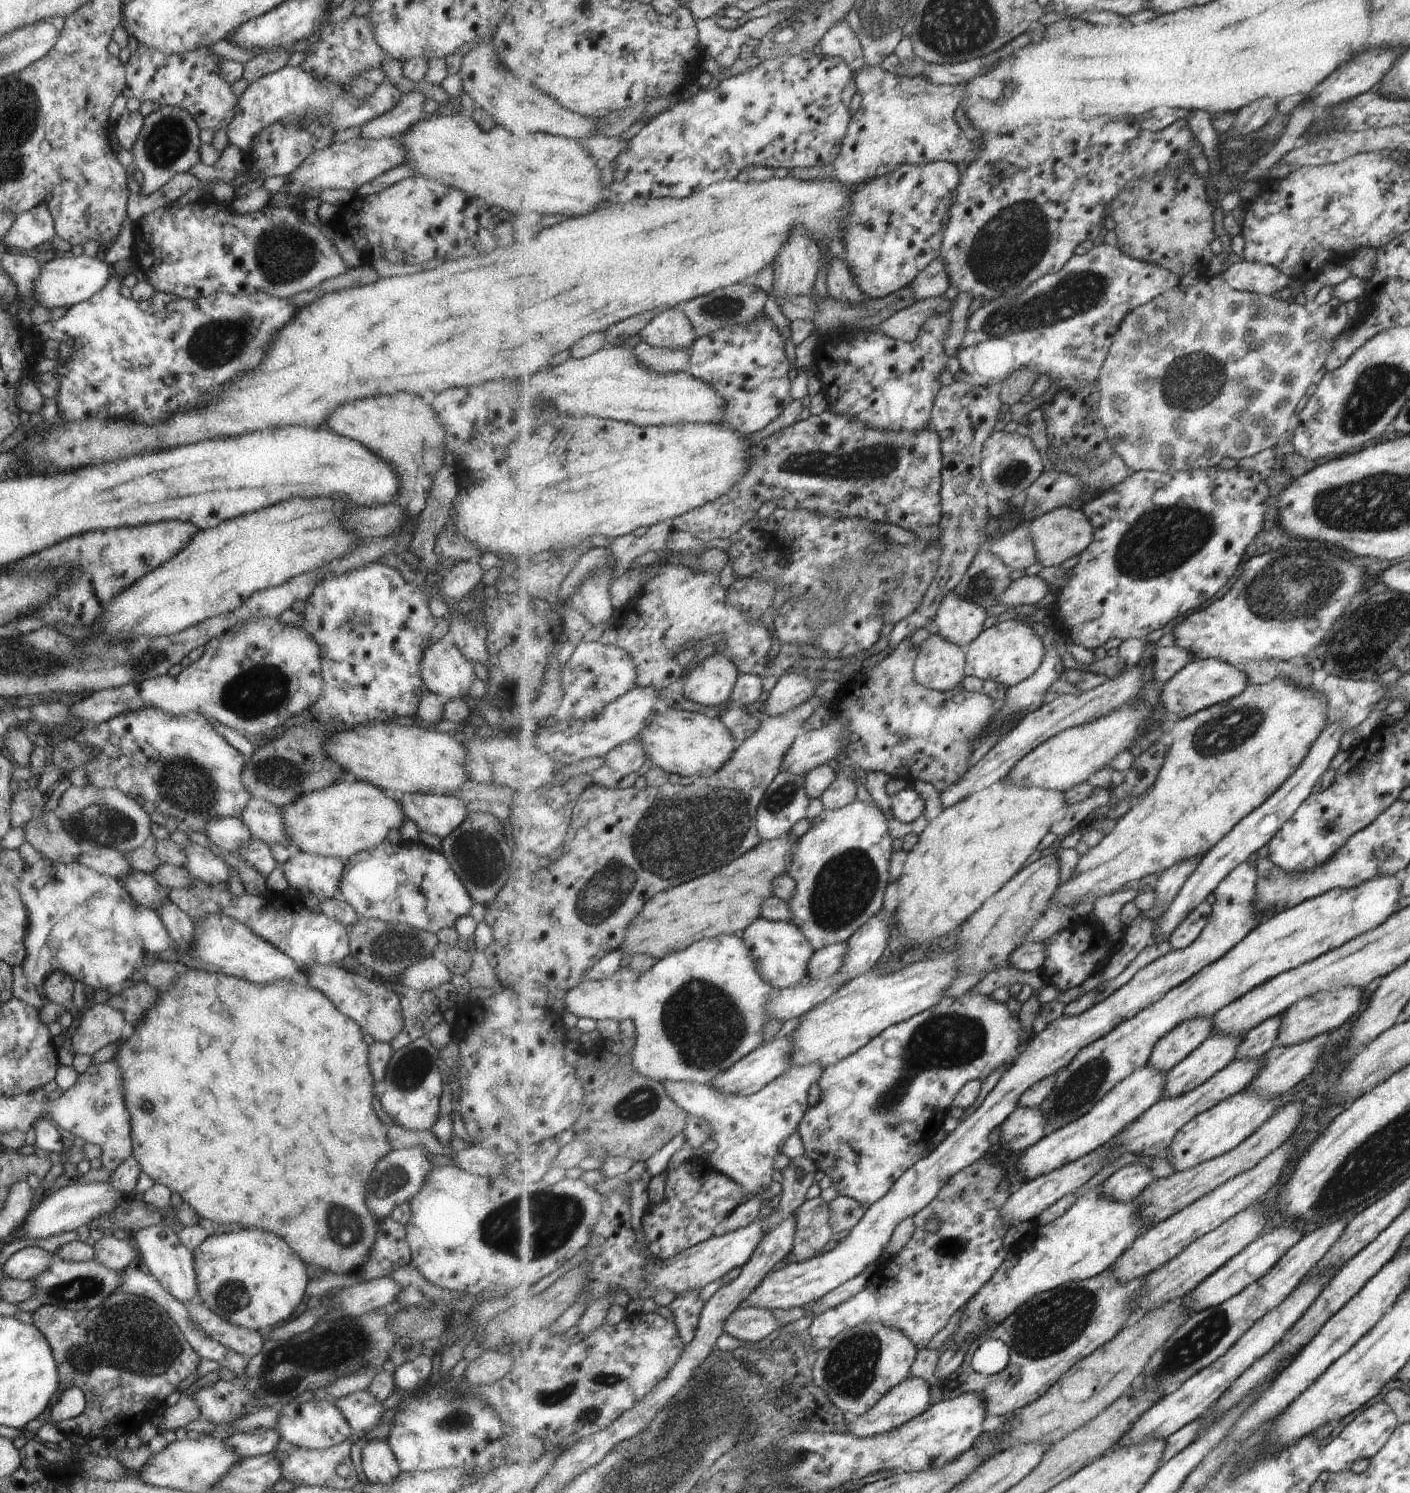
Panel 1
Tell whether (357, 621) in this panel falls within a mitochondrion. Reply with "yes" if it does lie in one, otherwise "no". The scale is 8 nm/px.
yes

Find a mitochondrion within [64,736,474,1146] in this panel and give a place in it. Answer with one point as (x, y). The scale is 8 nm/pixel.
(100, 823)

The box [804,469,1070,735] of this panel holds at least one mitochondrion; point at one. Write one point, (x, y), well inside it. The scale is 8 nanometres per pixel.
(980, 585)

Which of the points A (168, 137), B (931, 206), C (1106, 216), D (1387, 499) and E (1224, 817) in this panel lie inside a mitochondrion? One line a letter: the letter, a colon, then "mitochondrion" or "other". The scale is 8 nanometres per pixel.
A: mitochondrion
B: other
C: other
D: mitochondrion
E: other

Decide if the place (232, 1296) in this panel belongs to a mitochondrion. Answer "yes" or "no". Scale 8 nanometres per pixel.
yes

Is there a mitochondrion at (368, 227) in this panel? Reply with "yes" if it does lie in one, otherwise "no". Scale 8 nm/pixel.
no

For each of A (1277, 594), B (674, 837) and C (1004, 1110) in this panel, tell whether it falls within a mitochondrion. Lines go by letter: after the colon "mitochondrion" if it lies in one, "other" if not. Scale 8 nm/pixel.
A: mitochondrion
B: mitochondrion
C: other

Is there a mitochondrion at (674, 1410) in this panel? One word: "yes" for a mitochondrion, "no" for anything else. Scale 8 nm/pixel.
no

